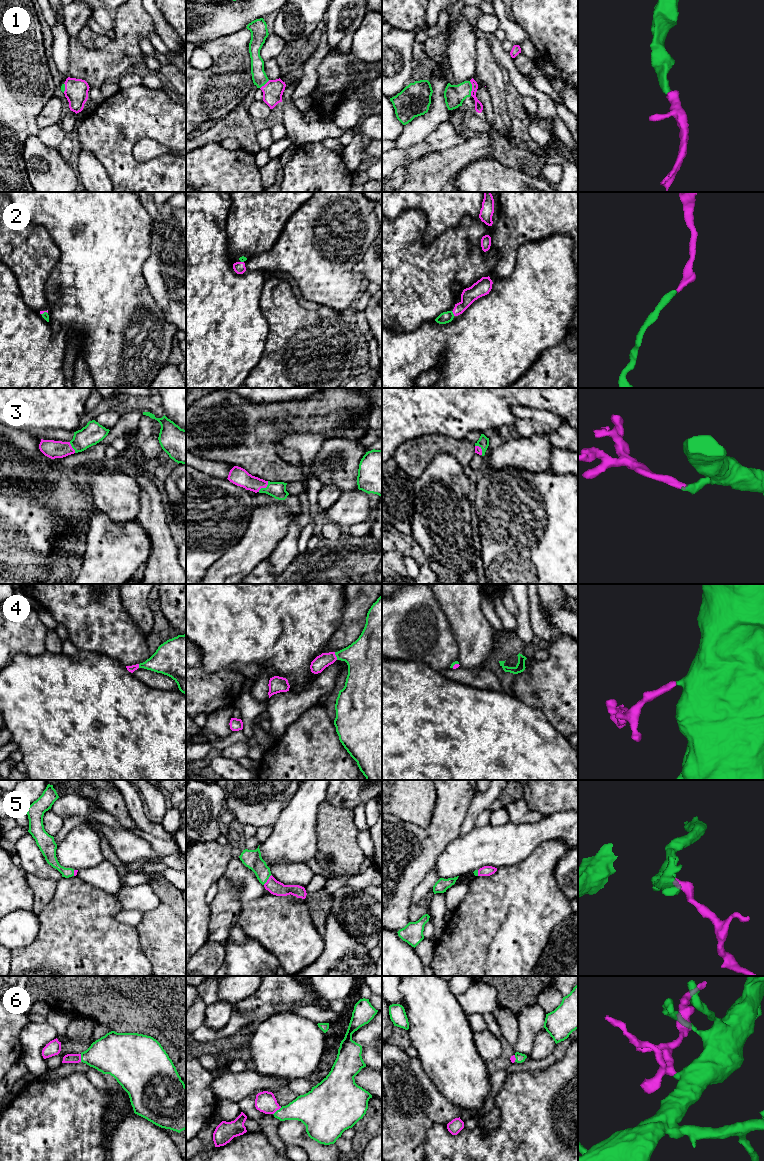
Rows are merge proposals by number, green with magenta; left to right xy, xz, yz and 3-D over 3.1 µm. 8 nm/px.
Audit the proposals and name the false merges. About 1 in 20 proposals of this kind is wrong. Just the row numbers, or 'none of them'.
none of them

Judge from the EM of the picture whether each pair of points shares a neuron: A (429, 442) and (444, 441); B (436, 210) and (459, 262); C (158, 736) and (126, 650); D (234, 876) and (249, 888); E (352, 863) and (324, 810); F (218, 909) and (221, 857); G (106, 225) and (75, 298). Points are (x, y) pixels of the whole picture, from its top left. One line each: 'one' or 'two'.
A: one
B: two
C: two
D: one
E: one
F: two
G: one

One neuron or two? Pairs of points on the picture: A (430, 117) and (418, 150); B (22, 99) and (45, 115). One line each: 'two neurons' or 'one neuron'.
A: two neurons
B: two neurons

